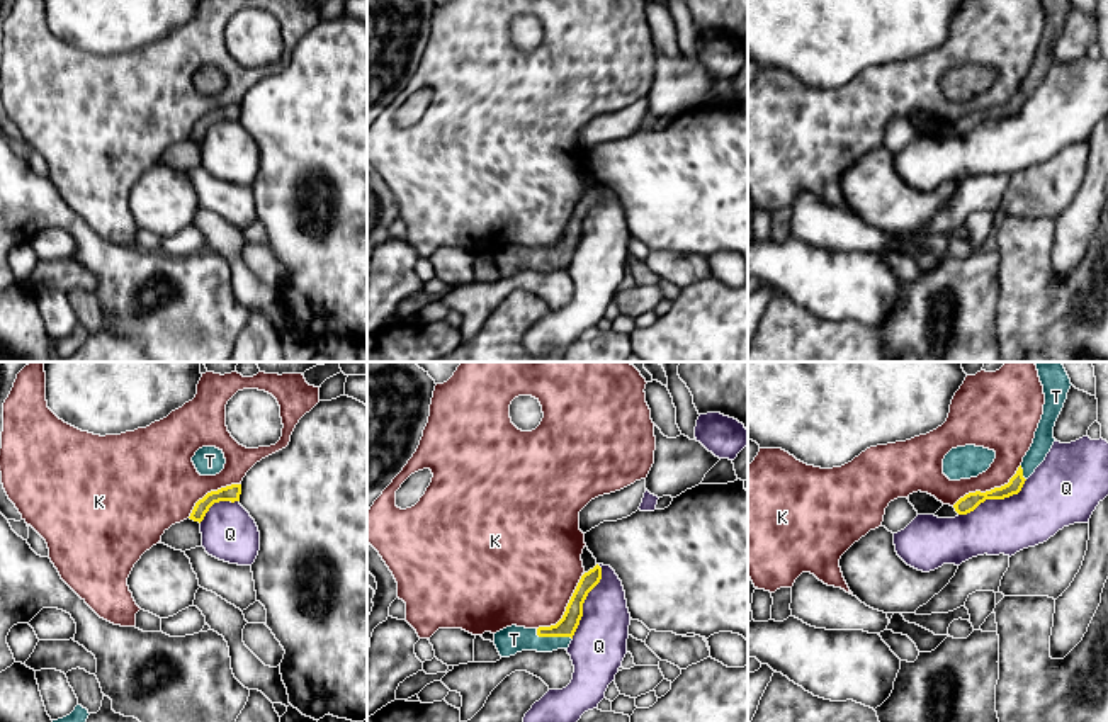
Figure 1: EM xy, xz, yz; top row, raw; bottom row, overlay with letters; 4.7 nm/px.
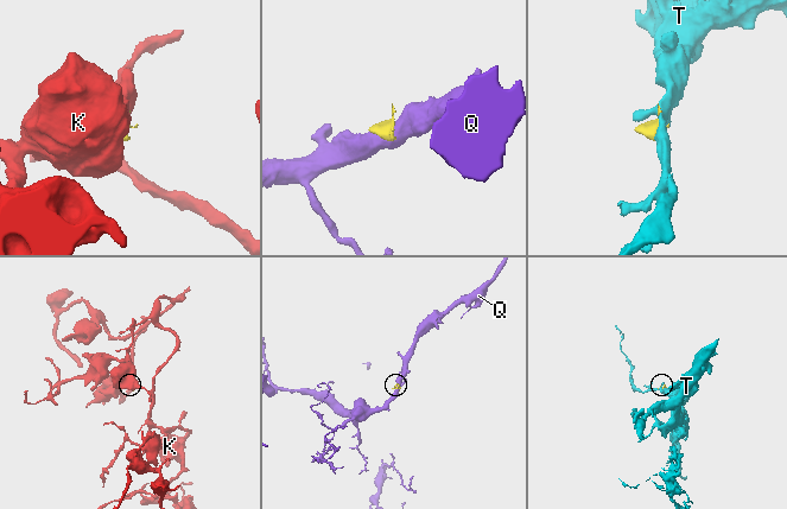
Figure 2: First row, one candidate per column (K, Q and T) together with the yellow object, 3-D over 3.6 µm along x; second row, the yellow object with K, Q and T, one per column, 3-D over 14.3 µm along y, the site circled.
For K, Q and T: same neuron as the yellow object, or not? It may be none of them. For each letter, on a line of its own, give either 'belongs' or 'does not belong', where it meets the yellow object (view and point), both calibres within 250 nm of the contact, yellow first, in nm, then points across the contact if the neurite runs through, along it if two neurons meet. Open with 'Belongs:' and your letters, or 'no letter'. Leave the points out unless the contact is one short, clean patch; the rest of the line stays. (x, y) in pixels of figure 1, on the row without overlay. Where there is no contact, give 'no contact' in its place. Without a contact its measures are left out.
Belongs: T
K: does not belong; contact yz (988, 111); calibres 80 and 160 nm
Q: does not belong; contact xz (583, 221); calibres 90 and 260 nm
T: belongs; contact xz (553, 255); calibres 90 and 130 nm

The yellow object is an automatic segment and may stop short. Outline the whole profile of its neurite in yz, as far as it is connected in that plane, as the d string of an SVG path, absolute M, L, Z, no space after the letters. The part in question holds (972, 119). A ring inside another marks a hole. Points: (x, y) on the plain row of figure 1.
M1040 0L1040 2L1043 5L1043 14L1045 14L1043 34L1035 51L1033 63L1030 70L1026 71L1026 75L1023 76L1023 82L1018 87L1016 93L1009 99L1008 104L1001 107L994 107L986 112L975 110L975 112L969 112L964 117L960 117L953 124L958 134L967 134L974 131L986 119L1004 119L1013 114L1018 114L1025 100L1045 80L1047 73L1050 71L1055 61L1054 58L1055 41L1064 27L1067 12L1072 3L1071 0Z

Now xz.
M598 183L581 195L562 238L556 245L539 248L512 245L496 251L495 265L500 275L510 277L522 270L552 272L568 268L583 236L583 223L600 199L602 187Z

